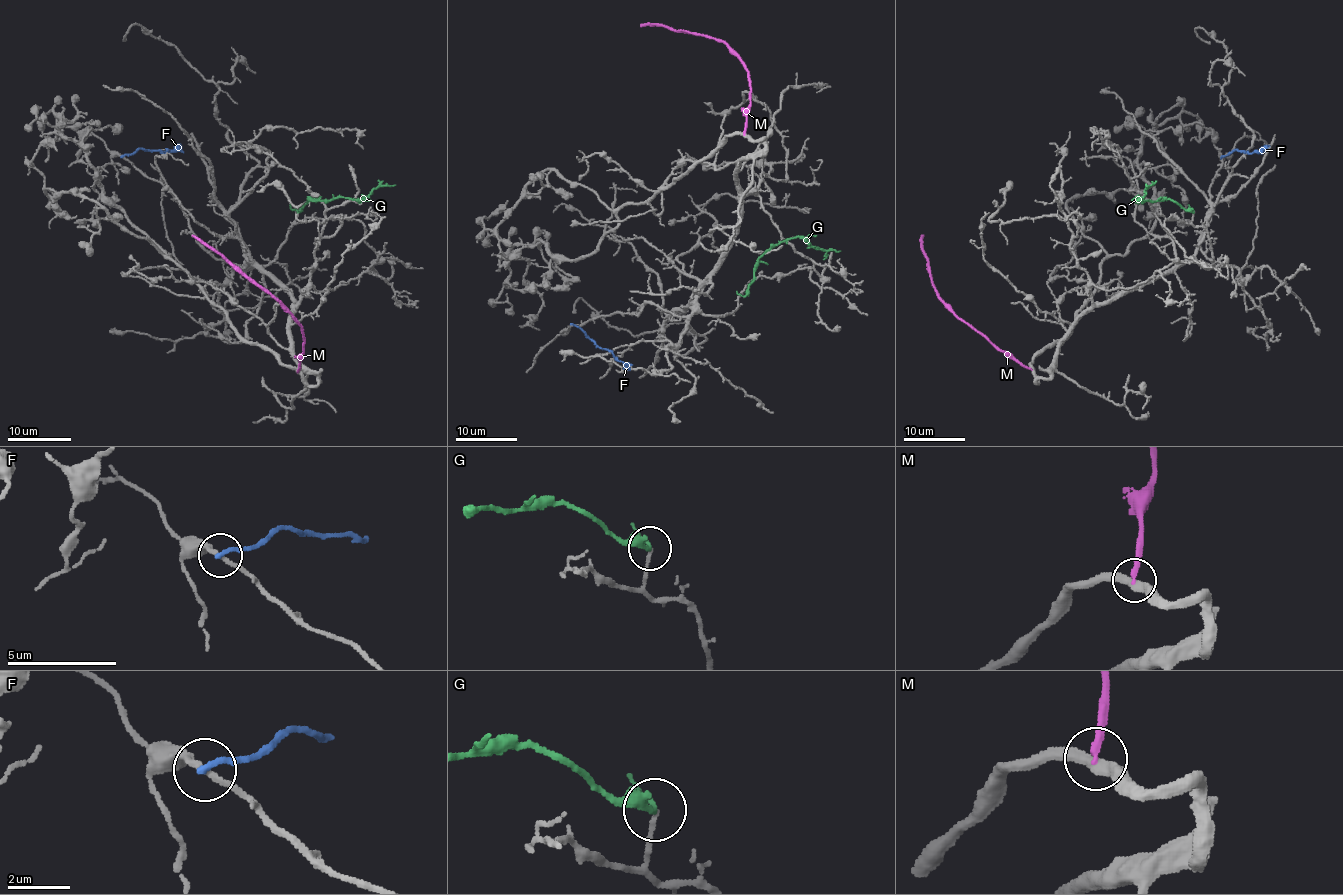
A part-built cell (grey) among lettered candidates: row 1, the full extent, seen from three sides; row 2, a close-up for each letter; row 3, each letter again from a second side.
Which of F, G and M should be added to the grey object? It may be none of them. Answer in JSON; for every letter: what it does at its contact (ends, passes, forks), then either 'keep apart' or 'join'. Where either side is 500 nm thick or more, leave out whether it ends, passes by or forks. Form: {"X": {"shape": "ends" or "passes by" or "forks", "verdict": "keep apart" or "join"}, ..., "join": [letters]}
{"F": {"shape": "ends", "verdict": "keep apart"}, "G": {"shape": "passes by", "verdict": "keep apart"}, "M": {"shape": "ends", "verdict": "keep apart"}, "join": []}

